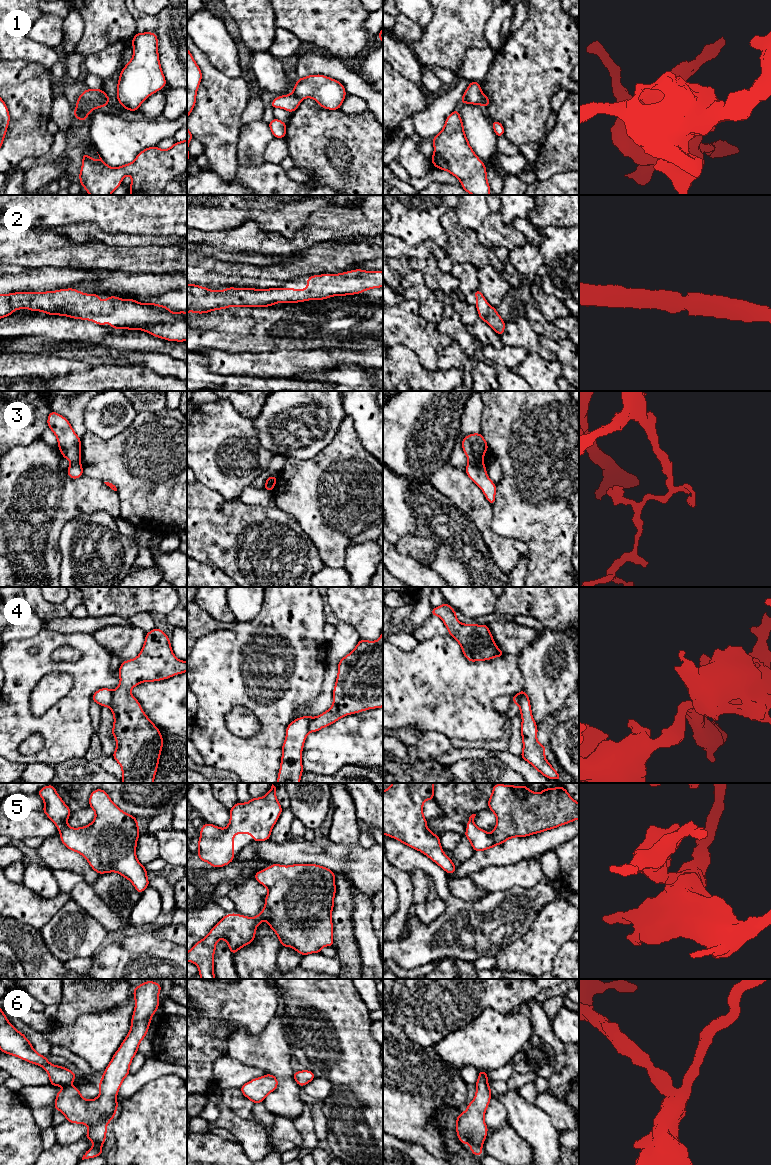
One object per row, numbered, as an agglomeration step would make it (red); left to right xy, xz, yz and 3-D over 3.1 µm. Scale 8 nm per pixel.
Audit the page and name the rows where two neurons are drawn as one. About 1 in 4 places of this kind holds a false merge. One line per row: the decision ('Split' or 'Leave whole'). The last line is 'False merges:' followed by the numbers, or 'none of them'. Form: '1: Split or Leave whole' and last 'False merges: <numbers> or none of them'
1: Split
2: Leave whole
3: Split
4: Split
5: Leave whole
6: Leave whole
False merges: 1, 3, 4

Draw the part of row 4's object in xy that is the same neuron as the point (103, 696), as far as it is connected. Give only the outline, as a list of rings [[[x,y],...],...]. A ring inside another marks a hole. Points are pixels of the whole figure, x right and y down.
[[[101,688],[92,696],[92,702],[96,702],[102,707],[109,707],[112,703],[113,691],[109,688]]]

